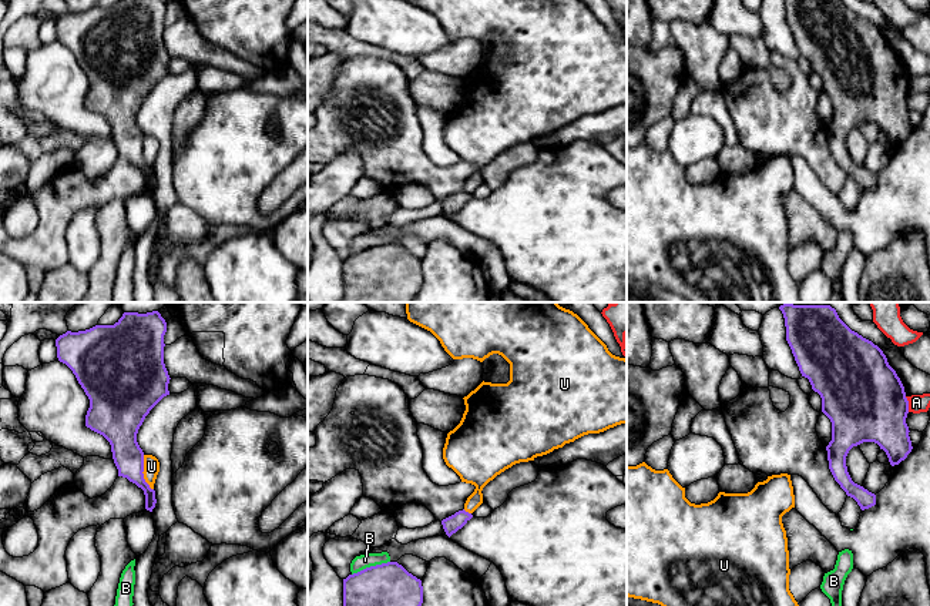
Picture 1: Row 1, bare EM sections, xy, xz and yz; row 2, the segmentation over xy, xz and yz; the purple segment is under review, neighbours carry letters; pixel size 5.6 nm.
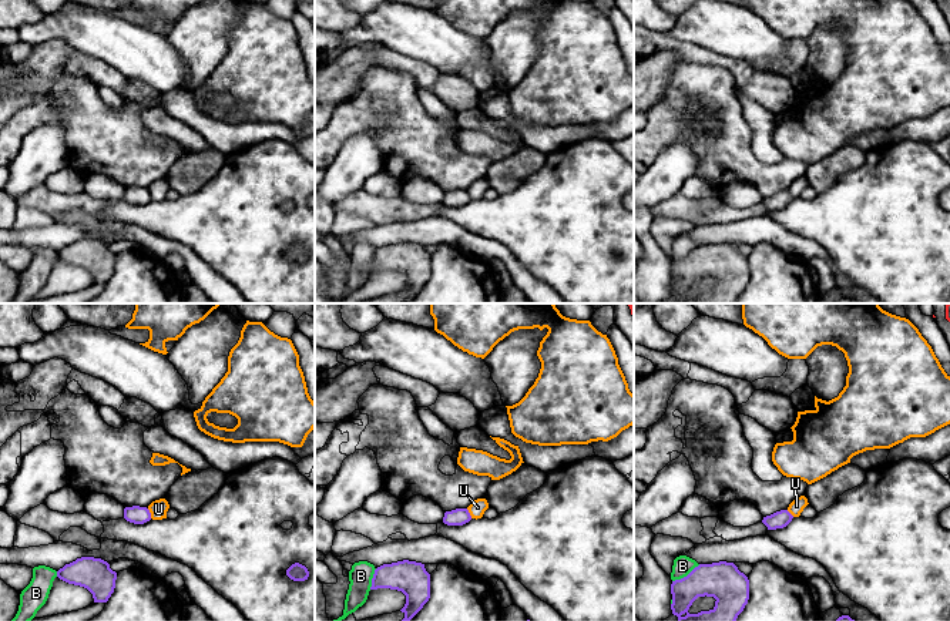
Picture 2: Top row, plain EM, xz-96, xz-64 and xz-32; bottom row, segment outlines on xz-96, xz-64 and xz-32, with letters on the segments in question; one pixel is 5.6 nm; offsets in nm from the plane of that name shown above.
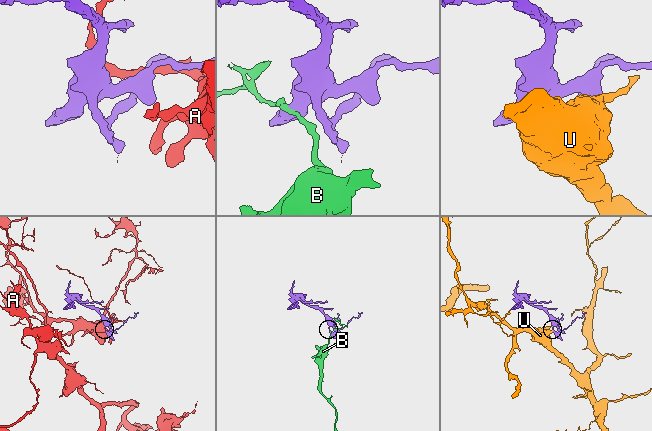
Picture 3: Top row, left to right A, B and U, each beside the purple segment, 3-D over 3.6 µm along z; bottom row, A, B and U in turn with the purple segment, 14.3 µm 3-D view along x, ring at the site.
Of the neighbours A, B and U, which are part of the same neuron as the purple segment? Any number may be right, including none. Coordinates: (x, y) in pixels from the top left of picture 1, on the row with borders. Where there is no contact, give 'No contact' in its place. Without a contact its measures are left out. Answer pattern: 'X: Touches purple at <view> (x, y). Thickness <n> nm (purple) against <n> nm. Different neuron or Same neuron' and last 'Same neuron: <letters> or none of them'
A: Touches purple at yz (907, 404). Thickness 460 nm (purple) against 100 nm. Different neuron
B: Touches purple at xz (371, 566). Thickness 240 nm (purple) against 80 nm. Different neuron
U: Touches purple at xy (143, 471). Thickness 180 nm (purple) against 100 nm. Different neuron
Same neuron: none of them

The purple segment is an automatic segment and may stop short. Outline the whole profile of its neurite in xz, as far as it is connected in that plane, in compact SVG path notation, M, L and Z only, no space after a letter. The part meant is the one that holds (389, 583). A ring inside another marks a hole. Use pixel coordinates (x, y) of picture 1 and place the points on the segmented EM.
M397 562L366 568L343 579L343 606L422 606L422 580Z

